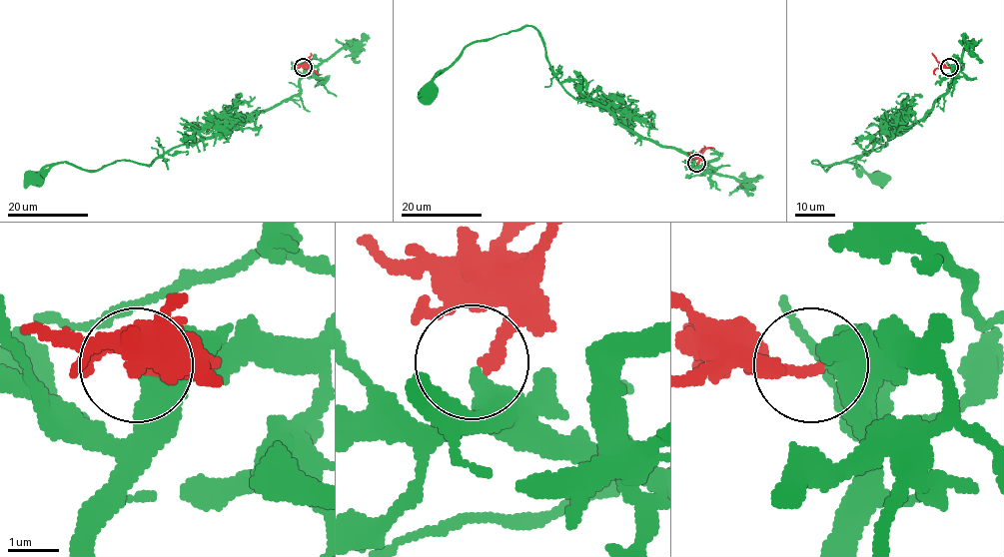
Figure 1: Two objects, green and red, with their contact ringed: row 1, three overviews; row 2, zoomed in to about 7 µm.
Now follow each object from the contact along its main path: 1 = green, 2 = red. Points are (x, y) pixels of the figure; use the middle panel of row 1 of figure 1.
1: (696, 164), (622, 127), (591, 101), (575, 100), (556, 77), (543, 40), (530, 26), (471, 43), (427, 92)
2: (697, 163), (704, 150), (714, 148)

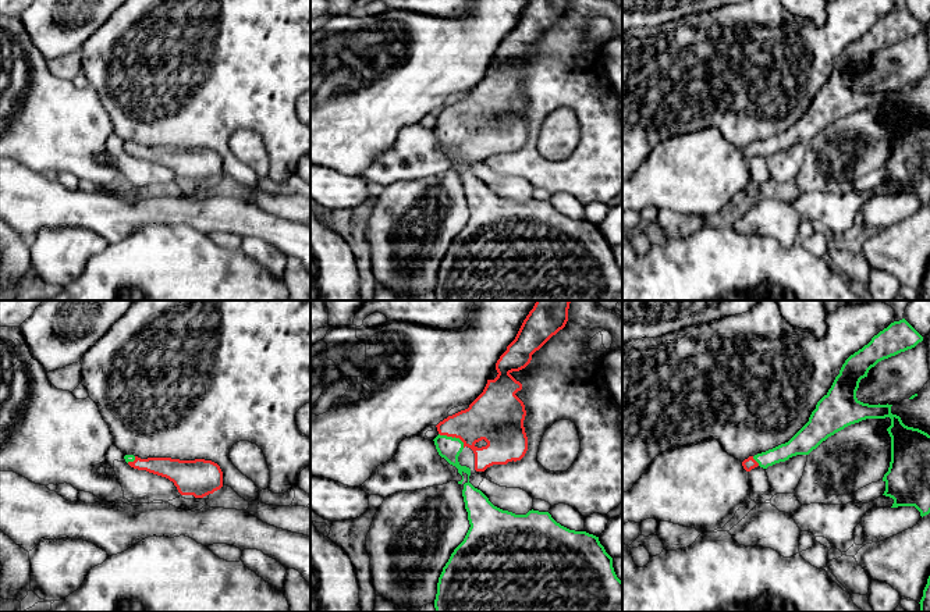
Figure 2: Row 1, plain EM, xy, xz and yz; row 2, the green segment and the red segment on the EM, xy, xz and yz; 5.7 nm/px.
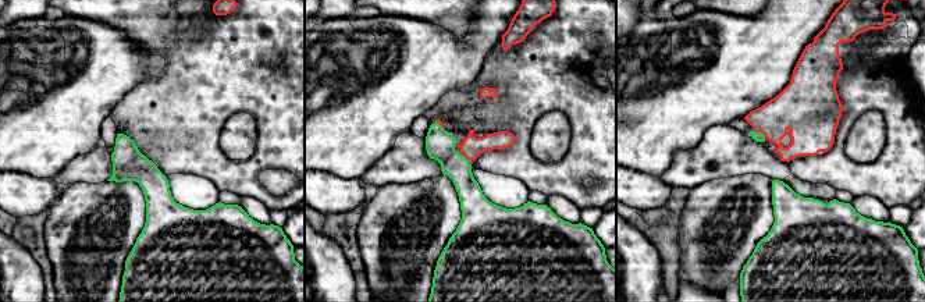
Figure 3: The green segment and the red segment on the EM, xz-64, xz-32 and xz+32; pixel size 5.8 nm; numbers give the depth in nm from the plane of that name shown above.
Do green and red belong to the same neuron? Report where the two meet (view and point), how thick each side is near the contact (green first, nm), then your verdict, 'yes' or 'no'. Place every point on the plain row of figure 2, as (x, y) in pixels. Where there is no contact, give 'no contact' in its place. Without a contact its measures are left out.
xz (451, 125) | 130/260 nm | yes

